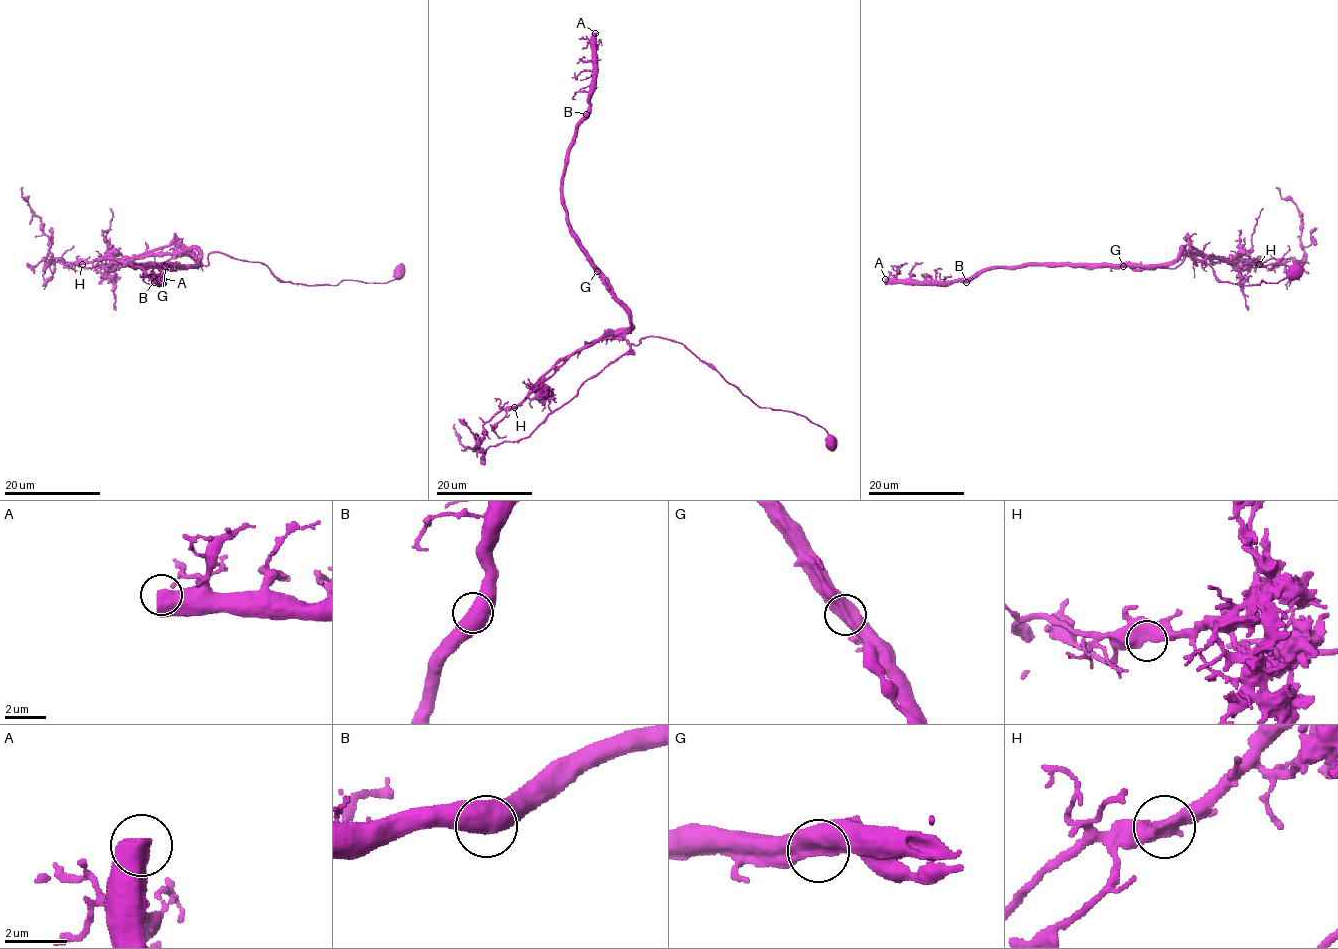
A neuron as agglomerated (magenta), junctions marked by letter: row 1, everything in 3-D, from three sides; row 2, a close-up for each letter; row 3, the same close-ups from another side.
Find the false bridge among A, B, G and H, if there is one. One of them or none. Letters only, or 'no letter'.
G

